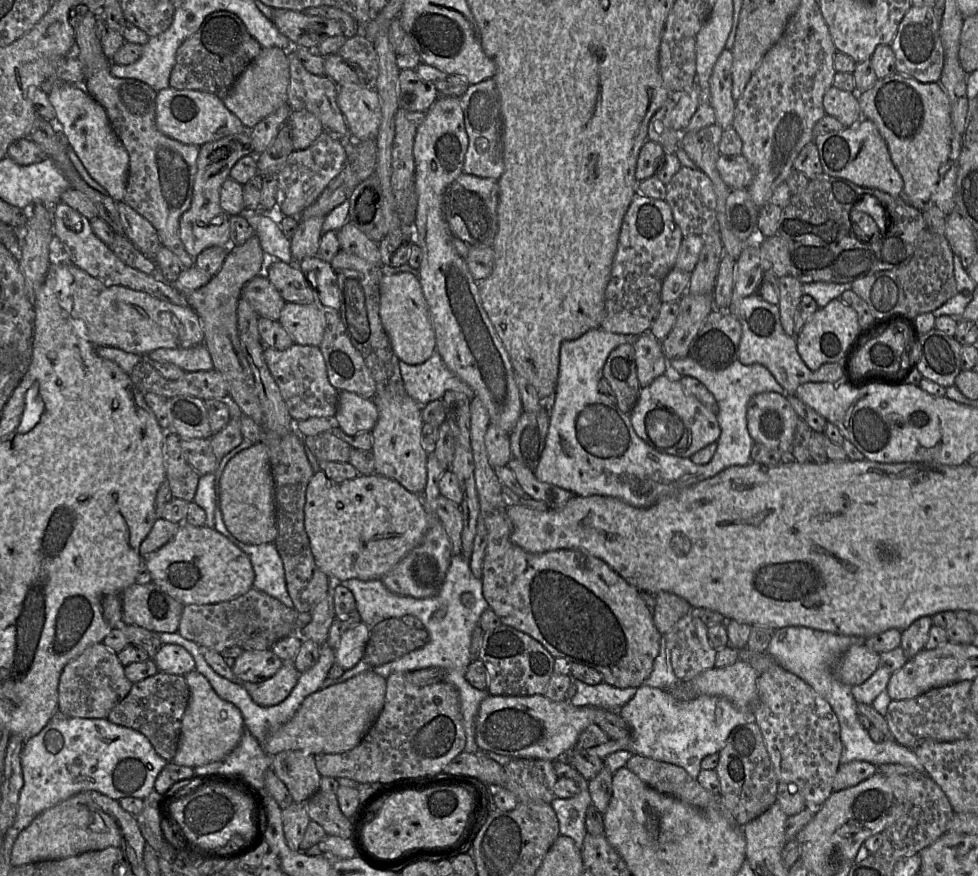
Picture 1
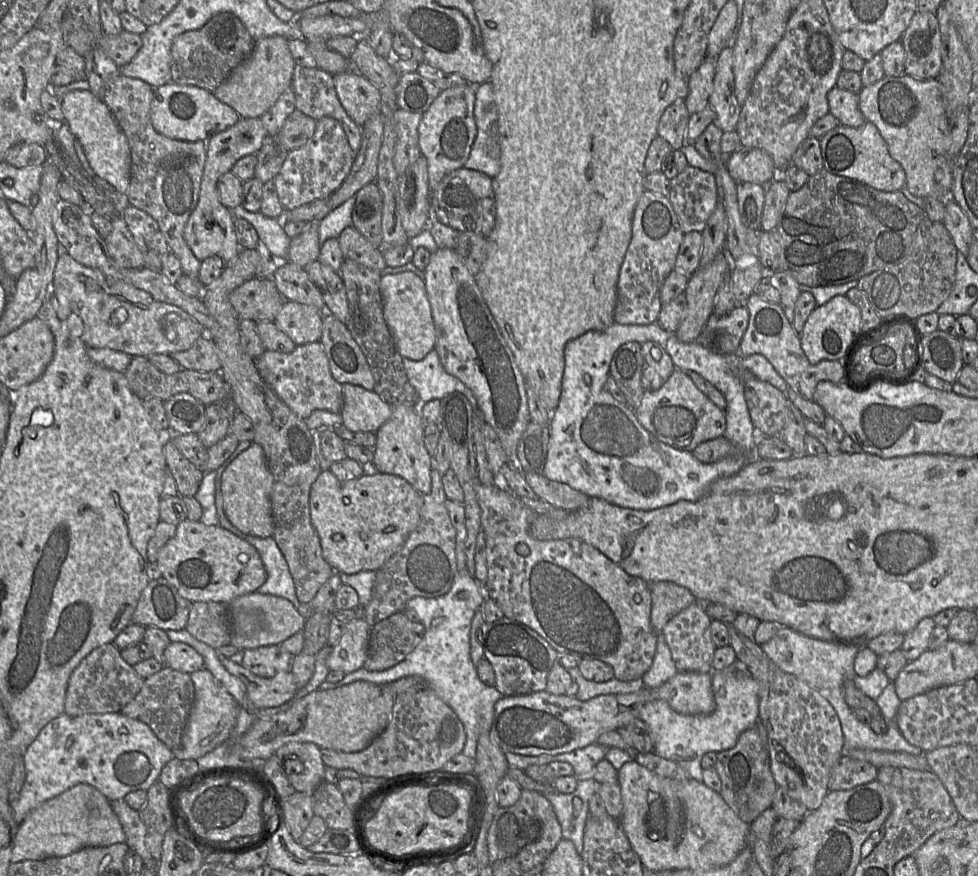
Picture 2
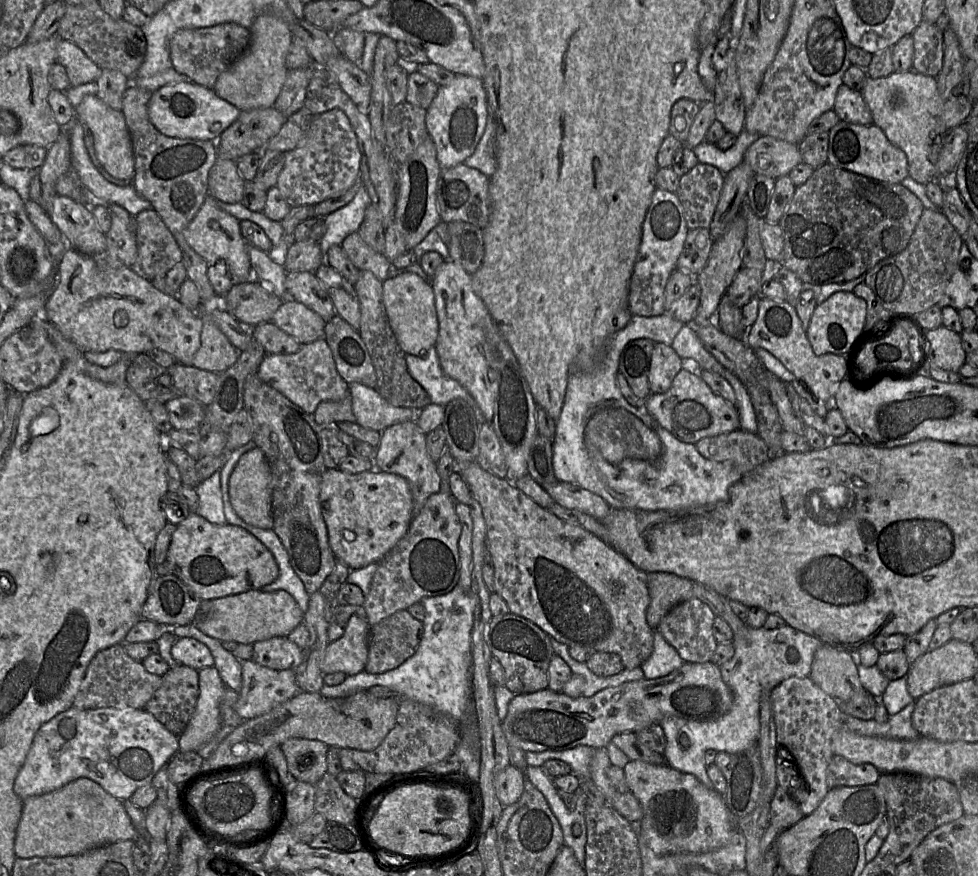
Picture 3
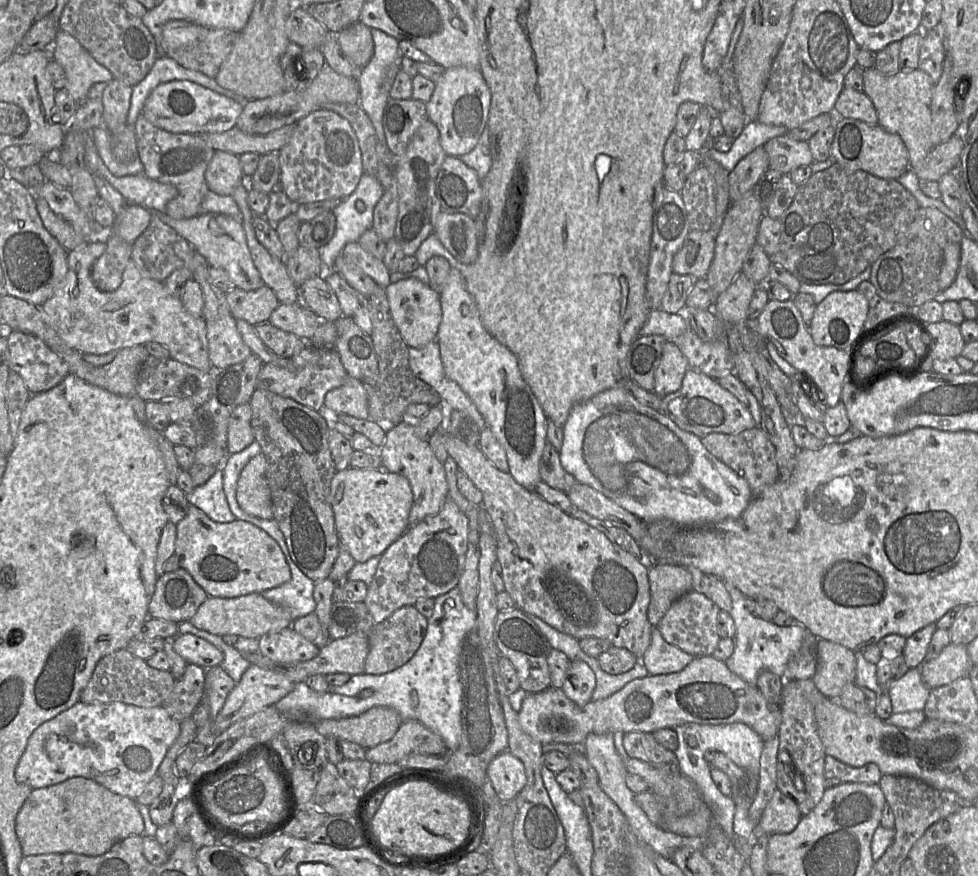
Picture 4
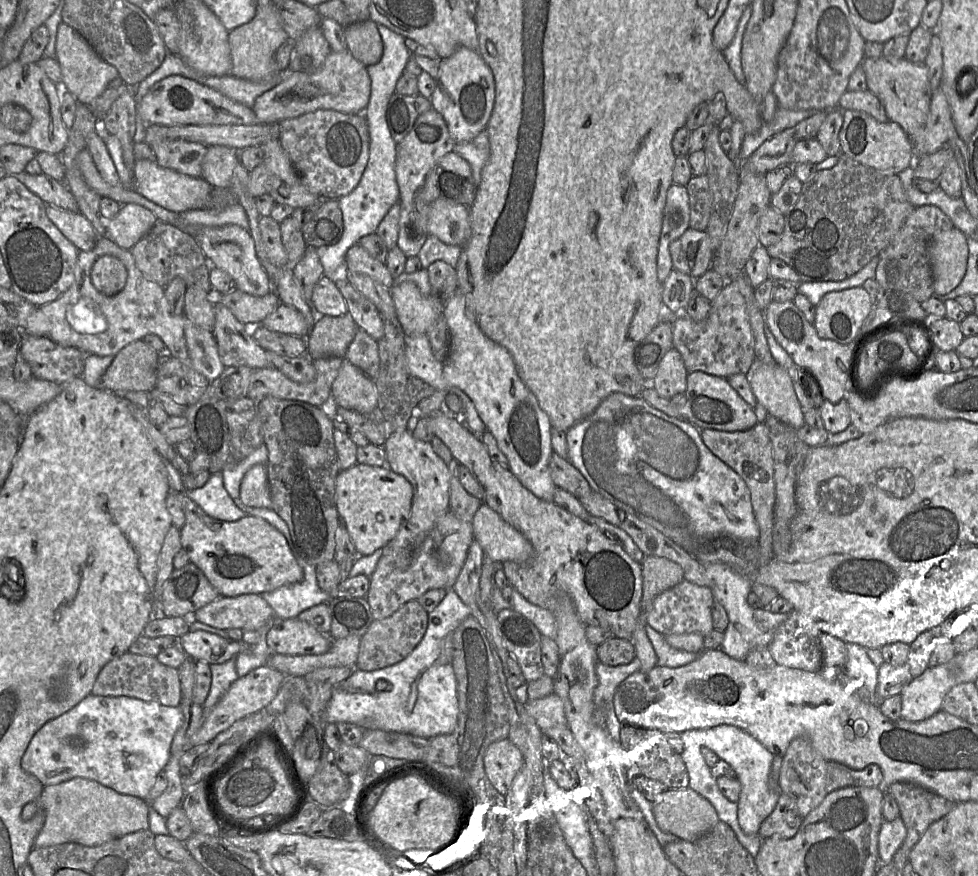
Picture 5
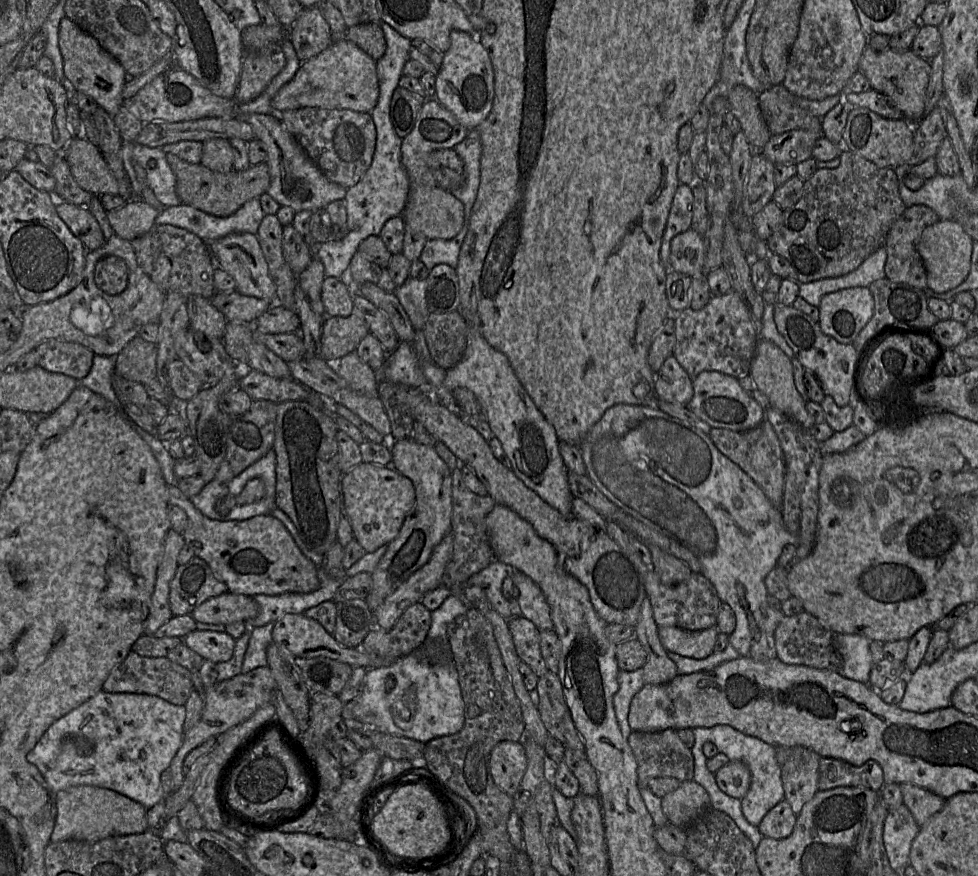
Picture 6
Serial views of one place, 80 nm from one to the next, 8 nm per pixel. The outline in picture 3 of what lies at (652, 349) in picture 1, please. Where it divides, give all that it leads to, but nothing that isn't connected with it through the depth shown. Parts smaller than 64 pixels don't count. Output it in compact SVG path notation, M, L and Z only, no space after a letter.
M655 343L648 374L652 394L667 392L682 368L683 361L671 345Z

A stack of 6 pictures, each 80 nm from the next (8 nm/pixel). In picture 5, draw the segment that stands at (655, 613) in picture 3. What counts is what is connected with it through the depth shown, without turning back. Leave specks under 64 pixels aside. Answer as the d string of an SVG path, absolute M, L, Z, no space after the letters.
M646 556L641 563L643 567L643 608L645 613L654 600L685 580L683 568L666 558Z

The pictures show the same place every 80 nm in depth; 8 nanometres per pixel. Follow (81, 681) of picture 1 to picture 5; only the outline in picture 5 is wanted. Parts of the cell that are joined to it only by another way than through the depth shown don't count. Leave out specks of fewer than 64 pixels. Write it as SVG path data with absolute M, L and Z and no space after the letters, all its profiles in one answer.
M131 653L116 656L103 666L93 685L92 695L128 696L143 701L155 701L165 706L180 706L182 700L178 668L160 663L155 656Z

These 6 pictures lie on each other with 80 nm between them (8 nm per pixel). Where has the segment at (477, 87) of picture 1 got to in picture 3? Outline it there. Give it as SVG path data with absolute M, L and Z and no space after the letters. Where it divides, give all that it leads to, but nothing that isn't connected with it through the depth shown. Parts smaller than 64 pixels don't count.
M488 114L484 132L473 152L463 164L478 169L488 178L492 178L497 170L496 123Z

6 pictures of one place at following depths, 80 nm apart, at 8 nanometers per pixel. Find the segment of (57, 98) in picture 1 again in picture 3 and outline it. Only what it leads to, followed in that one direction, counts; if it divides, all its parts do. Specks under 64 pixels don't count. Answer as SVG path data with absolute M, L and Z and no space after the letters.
M86 95L74 111L75 120L83 127L84 134L90 132L93 136L98 160L111 175L124 182L123 185L118 186L132 185L133 181L130 178L134 177L134 154L123 113L112 109L94 95Z

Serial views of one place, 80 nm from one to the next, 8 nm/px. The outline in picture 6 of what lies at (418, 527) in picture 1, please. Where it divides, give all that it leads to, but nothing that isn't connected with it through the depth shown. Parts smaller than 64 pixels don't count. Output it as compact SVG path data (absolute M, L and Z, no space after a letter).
M362 461L341 478L342 508L345 510L354 538L368 553L388 545L415 505L412 481L391 467Z

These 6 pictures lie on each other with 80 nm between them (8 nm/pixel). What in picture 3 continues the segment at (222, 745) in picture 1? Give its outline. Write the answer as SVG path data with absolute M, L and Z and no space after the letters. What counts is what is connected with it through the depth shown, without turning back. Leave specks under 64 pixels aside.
M214 666L204 667L198 673L199 695L187 726L179 736L179 752L198 751L220 727L220 704L226 685Z

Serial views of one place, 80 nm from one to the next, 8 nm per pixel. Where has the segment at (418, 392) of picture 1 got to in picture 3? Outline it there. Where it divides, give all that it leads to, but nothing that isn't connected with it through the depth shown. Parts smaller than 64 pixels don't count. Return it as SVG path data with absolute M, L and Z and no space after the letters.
M434 346L422 356L406 354L405 361L409 374L427 391L432 403L445 406L451 400L460 398L473 409L479 427L486 421L472 395L457 380L443 372Z

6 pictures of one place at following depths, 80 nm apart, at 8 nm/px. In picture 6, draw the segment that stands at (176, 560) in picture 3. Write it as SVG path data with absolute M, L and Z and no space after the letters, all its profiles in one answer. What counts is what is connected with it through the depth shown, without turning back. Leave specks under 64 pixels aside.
M168 485L167 492L168 503L175 504L186 512L187 527L183 531L185 542L193 547L196 556L208 563L215 576L227 585L228 591L253 597L257 594L310 593L319 588L318 566L301 551L279 519L266 514L245 520L211 519L194 506L192 501L178 488L178 485Z

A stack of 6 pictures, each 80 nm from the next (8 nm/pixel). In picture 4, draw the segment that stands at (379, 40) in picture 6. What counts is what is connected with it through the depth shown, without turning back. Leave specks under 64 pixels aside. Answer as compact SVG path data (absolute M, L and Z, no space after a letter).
M362 22L345 27L336 33L336 39L343 53L357 68L367 65L374 54L371 28Z

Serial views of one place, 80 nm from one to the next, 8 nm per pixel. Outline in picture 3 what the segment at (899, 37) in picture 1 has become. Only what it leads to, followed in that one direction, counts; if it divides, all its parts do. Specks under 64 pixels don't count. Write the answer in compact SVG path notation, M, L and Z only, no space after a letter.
M922 21L912 32L914 56L912 70L936 77L943 65L943 31L935 23Z

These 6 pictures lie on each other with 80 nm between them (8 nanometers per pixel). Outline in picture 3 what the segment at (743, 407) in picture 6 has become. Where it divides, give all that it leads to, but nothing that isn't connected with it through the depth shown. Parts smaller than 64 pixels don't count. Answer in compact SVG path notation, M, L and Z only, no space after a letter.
M687 369L679 371L667 392L650 394L645 408L663 428L684 443L696 444L702 438L728 434L740 426L736 406L716 395L698 374Z

